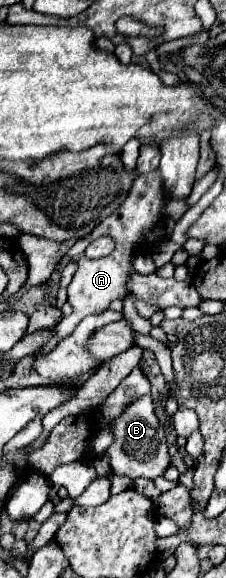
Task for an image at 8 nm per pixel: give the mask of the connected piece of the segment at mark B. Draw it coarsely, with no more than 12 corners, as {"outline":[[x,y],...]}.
{"outline":[[152,394],[110,422],[112,474],[158,478],[172,466]]}

